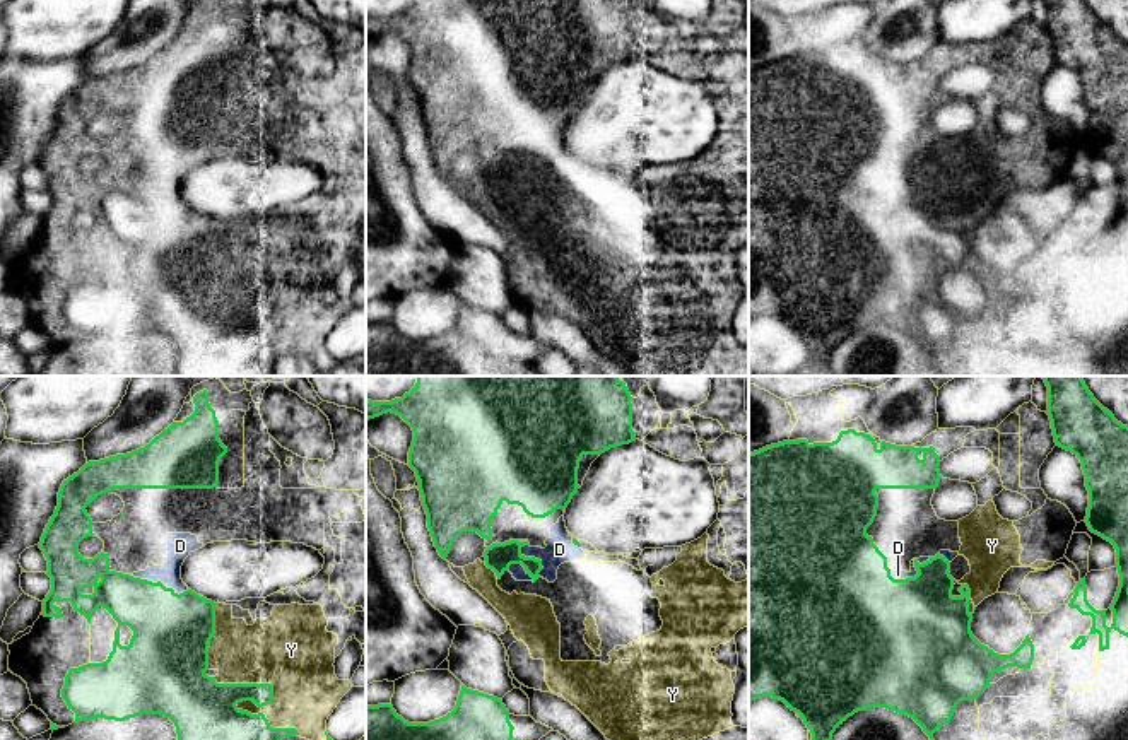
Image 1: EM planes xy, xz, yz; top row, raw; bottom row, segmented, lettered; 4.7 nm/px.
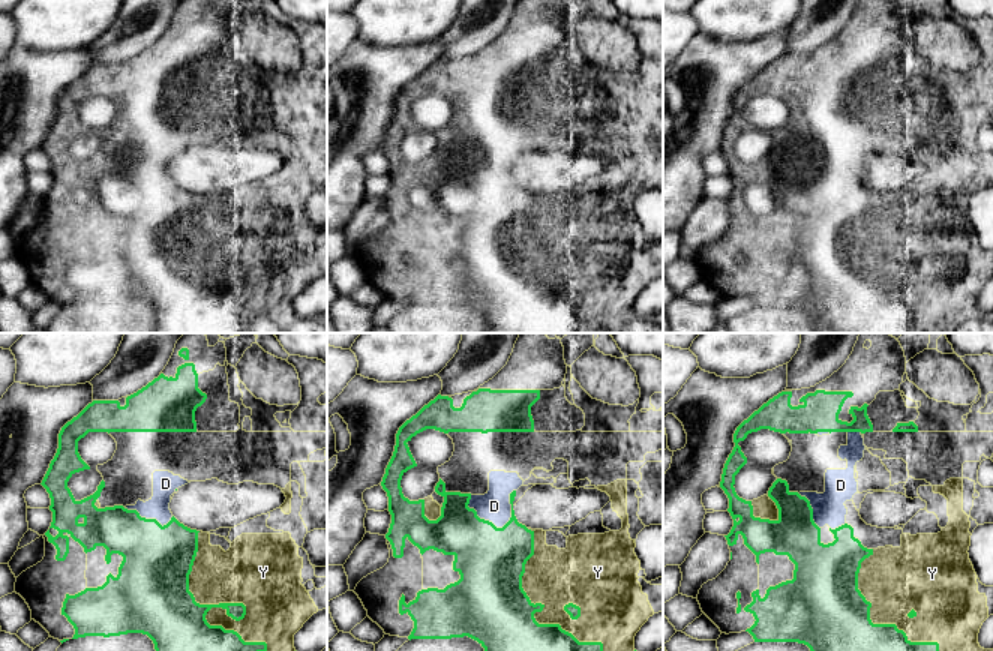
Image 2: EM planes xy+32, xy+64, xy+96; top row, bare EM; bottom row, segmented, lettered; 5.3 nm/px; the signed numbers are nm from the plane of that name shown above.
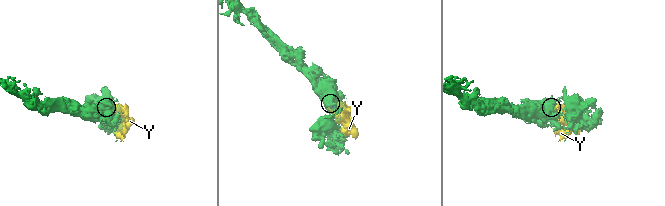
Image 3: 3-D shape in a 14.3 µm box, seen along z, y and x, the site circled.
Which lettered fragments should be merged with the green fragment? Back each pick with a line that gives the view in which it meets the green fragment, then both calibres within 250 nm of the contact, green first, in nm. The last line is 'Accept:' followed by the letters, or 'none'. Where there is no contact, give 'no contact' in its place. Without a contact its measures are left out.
D: yz | 480/50 nm
Y: xy | 280/320 nm
Accept: D, Y

